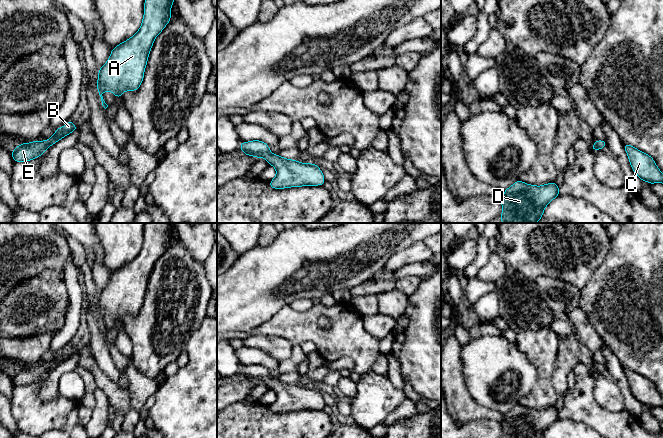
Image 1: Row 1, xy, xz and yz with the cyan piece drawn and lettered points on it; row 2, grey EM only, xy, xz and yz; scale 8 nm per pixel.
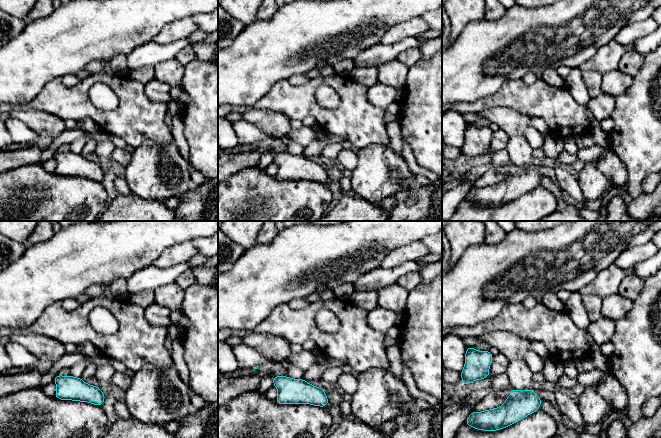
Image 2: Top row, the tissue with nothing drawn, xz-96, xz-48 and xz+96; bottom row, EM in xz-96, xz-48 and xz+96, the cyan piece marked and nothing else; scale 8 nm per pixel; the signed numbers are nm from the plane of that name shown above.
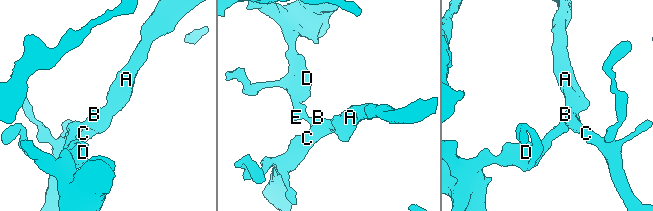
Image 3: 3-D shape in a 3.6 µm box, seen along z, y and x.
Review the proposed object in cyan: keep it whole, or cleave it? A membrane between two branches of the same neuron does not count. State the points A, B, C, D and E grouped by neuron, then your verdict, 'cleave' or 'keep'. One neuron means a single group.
groups A B C D E; keep

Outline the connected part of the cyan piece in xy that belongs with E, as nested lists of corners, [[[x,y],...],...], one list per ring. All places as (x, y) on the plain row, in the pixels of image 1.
[[[70,343],[64,351],[57,352],[54,359],[45,365],[33,365],[30,367],[22,367],[14,372],[12,376],[12,382],[14,386],[27,386],[44,378],[48,371],[52,370],[60,363],[64,362],[68,358],[72,357],[78,350],[75,350]]]

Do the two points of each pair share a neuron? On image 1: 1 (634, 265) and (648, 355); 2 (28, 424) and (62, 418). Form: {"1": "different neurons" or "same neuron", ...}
{"1": "same neuron", "2": "same neuron"}

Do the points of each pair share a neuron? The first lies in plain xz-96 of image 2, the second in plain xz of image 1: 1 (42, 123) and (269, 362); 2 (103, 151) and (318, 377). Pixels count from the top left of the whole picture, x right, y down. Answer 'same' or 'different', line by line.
1: different
2: different

